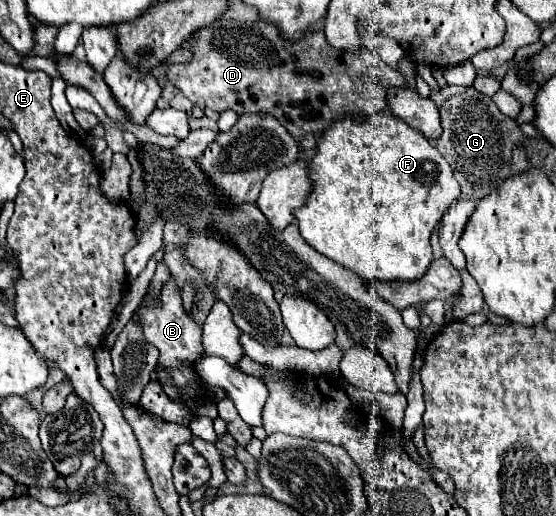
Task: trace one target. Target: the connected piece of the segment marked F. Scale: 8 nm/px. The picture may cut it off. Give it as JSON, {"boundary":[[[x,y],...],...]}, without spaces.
{"boundary":[[[381,112],[379,114],[363,114],[363,116],[345,116],[343,120],[331,122],[331,126],[327,130],[323,130],[323,134],[317,140],[317,154],[311,158],[311,164],[309,164],[309,178],[311,178],[313,190],[311,190],[305,206],[295,210],[295,220],[299,224],[301,236],[317,252],[321,252],[327,258],[335,260],[337,264],[349,268],[363,280],[391,280],[391,278],[415,280],[415,278],[421,278],[425,274],[427,266],[433,262],[433,252],[431,252],[431,244],[429,244],[431,230],[439,224],[439,218],[447,212],[451,202],[455,202],[455,198],[459,196],[459,184],[453,178],[453,170],[447,164],[447,160],[439,154],[439,150],[419,130],[411,128],[407,122],[401,122],[399,118],[395,118],[391,114],[387,116]]]}

